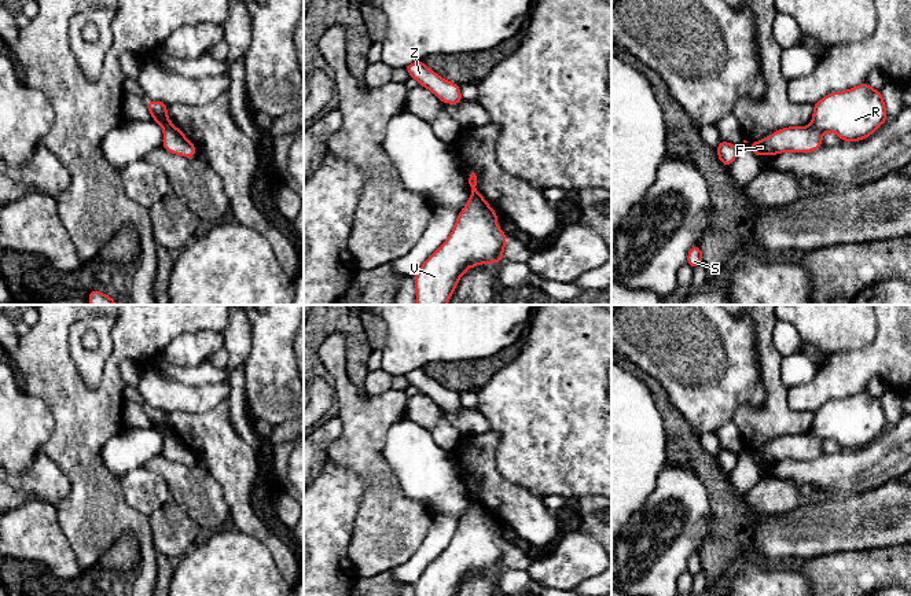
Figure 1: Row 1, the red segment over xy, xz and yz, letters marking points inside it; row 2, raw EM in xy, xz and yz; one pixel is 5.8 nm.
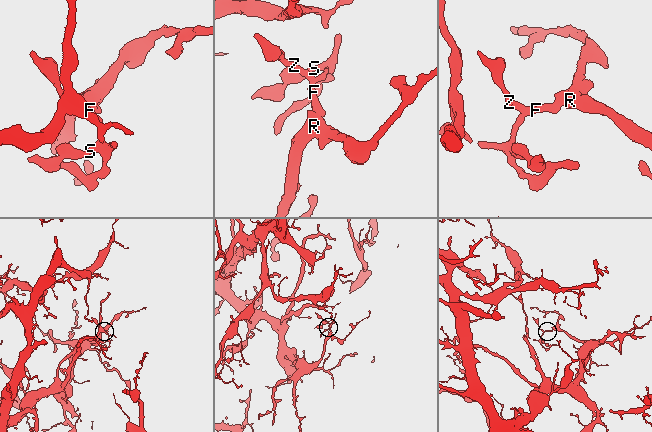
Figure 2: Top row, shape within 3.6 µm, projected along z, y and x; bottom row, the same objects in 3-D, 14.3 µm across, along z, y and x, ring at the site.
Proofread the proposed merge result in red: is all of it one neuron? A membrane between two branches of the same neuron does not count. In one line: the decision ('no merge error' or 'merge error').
merge error

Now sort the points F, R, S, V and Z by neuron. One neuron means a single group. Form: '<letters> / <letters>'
F S Z / R V

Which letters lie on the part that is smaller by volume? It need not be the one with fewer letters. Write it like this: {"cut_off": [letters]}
{"cut_off": ["F", "S", "Z"]}

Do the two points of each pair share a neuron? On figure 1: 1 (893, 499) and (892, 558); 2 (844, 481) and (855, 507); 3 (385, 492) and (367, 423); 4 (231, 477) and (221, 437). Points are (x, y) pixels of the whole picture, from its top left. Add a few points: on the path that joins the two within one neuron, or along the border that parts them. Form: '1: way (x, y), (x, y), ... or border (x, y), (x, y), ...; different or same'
1: border (896, 544), (860, 551); different
2: border (881, 486), (860, 493), (826, 497); different
3: way (377, 475), (367, 460), (367, 440); same
4: way (231, 467), (231, 462), (221, 452), (221, 446); same

